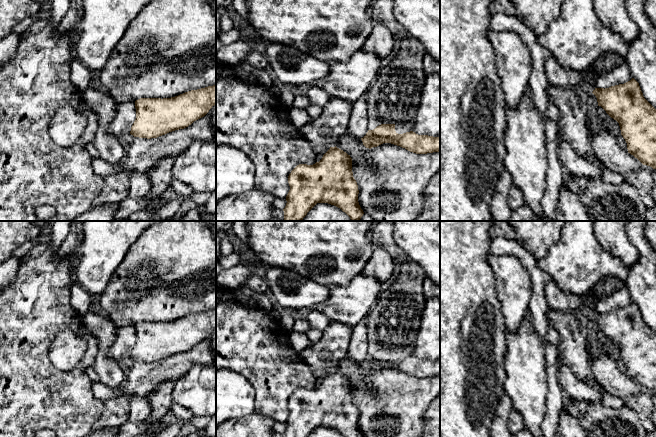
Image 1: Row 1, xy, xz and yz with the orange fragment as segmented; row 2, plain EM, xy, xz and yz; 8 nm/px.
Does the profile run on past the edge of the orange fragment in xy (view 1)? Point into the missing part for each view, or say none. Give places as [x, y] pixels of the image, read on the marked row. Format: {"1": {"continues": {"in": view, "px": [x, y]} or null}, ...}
{"1": {"continues": null}}

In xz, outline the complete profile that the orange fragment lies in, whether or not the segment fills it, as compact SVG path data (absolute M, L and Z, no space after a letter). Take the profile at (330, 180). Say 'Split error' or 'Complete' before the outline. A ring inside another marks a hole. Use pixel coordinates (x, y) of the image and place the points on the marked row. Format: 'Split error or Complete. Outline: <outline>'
Complete. Outline: M335 147L330 149L323 155L319 162L313 165L299 164L297 165L288 176L288 183L290 190L286 196L286 206L284 211L284 221L302 221L307 213L317 203L328 203L340 208L345 212L352 221L358 221L363 216L364 212L358 202L358 185L353 177L352 172L352 158L343 150Z

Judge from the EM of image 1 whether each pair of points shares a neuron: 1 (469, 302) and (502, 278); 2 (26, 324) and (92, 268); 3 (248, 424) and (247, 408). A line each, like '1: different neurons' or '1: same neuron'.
1: different neurons
2: different neurons
3: different neurons

